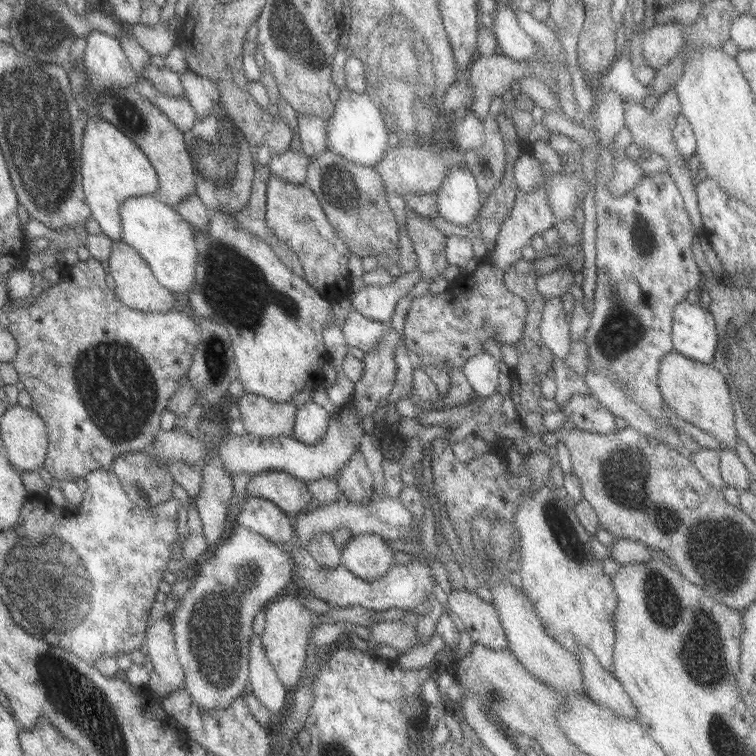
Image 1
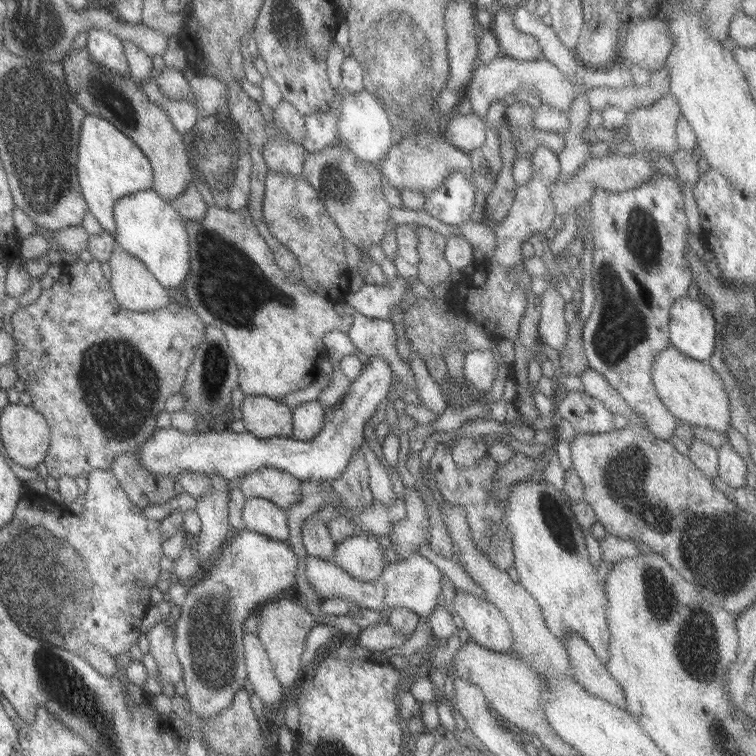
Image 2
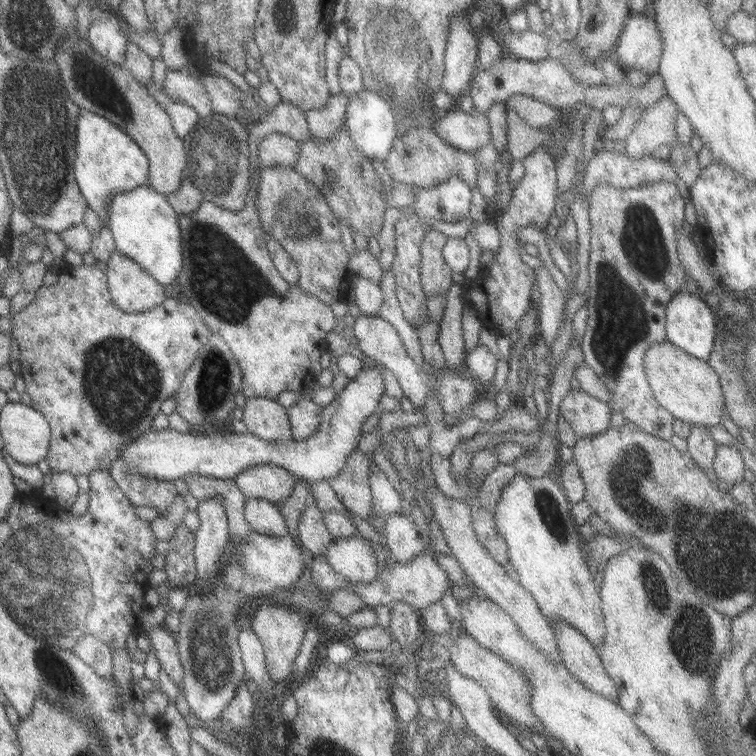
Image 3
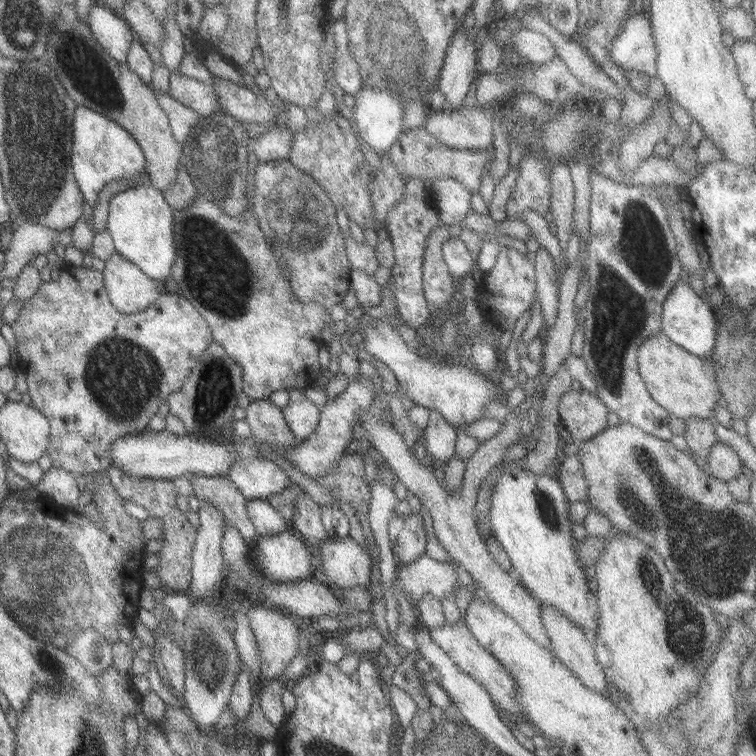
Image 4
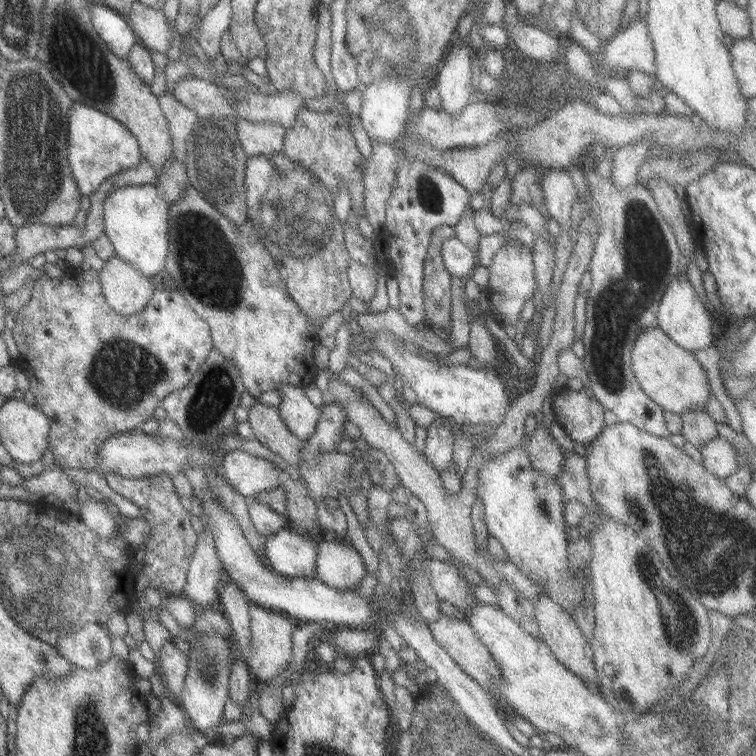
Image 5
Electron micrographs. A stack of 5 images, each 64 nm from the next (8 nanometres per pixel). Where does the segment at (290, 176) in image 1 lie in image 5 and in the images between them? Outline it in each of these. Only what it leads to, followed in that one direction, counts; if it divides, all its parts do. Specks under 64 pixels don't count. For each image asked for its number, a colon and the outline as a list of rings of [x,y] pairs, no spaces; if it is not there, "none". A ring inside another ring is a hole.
2: [[[273,138],[269,144],[265,144],[261,148],[261,156],[263,156],[263,160],[271,172],[291,174],[291,176],[303,180],[301,172],[303,172],[305,152],[301,150],[301,144]]]
3: [[[269,134],[257,144],[257,152],[259,152],[259,164],[263,168],[265,166],[287,166],[295,170],[295,162],[299,158],[297,156],[299,144],[289,136]]]
4: [[[269,128],[257,140],[247,140],[245,148],[249,154],[255,154],[259,162],[279,162],[289,160],[291,140],[293,134],[289,134],[285,128]]]
5: [[[237,120],[237,142],[247,158],[269,158],[283,154],[287,128],[269,122]]]

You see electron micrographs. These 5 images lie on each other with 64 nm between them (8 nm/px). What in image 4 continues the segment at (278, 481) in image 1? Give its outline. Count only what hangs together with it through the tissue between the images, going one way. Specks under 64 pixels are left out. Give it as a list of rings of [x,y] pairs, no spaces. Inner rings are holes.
[[[237,458],[225,476],[247,500],[265,500],[289,488],[285,472],[269,458]]]

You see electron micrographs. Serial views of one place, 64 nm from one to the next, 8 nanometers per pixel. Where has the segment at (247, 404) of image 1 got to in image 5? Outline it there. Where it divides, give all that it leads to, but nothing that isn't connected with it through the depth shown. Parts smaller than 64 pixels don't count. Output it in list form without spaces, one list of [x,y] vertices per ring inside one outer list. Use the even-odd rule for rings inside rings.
[[[255,404],[247,412],[247,422],[253,430],[253,438],[261,442],[267,450],[283,458],[287,464],[297,466],[301,462],[303,442],[293,436],[293,432],[281,422],[277,408]]]

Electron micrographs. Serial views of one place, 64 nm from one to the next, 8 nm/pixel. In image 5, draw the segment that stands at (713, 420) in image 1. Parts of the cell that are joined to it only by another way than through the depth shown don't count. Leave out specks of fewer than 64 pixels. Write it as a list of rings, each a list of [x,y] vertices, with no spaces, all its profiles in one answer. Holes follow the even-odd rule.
[[[651,326],[649,330],[643,330],[629,354],[629,366],[633,372],[633,378],[641,392],[655,402],[663,412],[681,416],[687,412],[703,412],[705,404],[709,400],[711,388],[707,382],[707,374],[703,372],[697,358],[683,348],[675,346],[657,326]]]

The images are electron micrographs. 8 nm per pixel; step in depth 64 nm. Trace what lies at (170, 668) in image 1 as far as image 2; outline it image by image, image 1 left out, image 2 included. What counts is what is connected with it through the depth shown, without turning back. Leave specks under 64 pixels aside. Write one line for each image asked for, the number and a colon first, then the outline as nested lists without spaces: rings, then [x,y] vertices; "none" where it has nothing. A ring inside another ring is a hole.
2: [[[161,622],[161,624],[149,626],[145,630],[145,634],[147,634],[147,644],[149,644],[147,654],[153,656],[157,674],[151,676],[145,684],[145,688],[141,688],[141,690],[145,690],[147,694],[161,694],[163,682],[177,686],[177,682],[183,680],[183,670],[181,670],[181,664],[175,656],[175,648],[173,648],[173,626],[169,626],[167,622]]]

